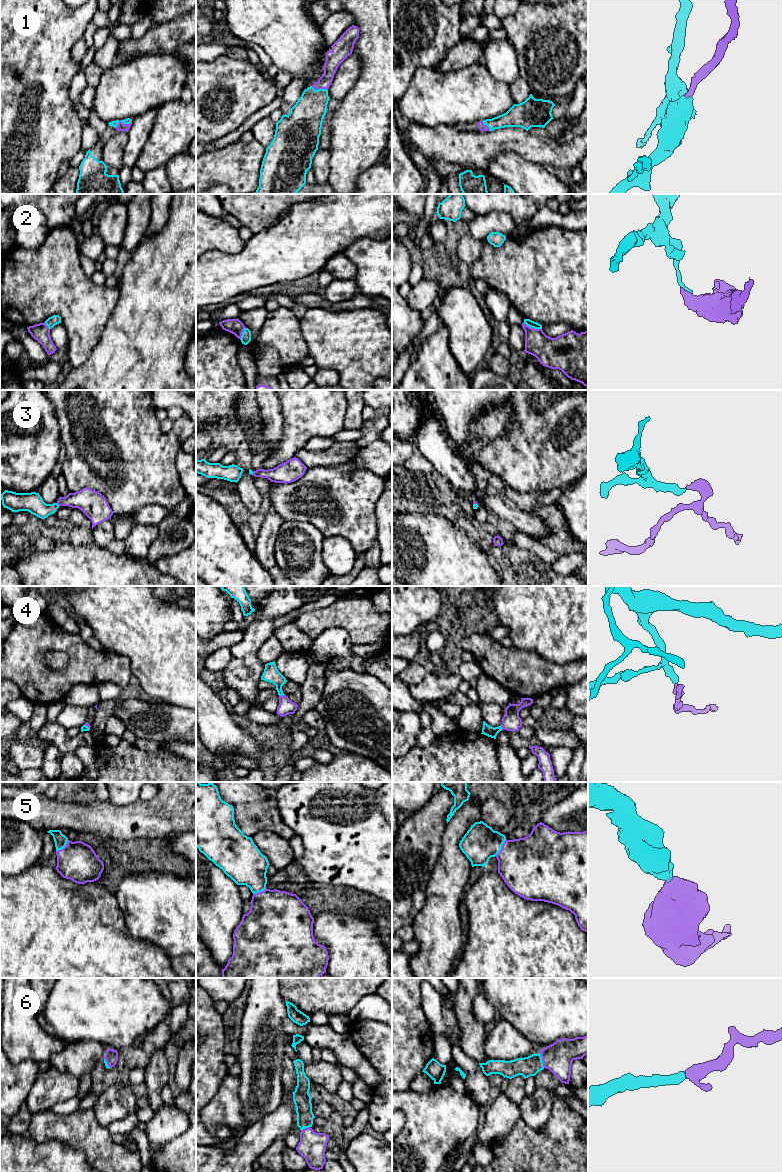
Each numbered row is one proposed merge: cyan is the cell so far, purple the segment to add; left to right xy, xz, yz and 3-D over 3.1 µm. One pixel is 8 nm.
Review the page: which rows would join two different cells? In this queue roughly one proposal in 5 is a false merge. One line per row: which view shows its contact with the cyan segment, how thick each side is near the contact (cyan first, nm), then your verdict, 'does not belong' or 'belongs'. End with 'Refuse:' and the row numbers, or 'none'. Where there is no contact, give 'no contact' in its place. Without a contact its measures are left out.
1: meets cyan in xz; 280 nm thick on the cyan side, 120 nm on the other; belongs
2: meets cyan in yz; 60 nm thick on the cyan side, 240 nm on the other; does not belong
3: meets cyan in xy; 160 nm thick on the cyan side, 190 nm on the other; belongs
4: meets cyan in xz; 130 nm thick on the cyan side, 120 nm on the other; belongs
5: meets cyan in yz; 280 nm thick on the cyan side, 440 nm on the other; belongs
6: meets cyan in yz; 160 nm thick on the cyan side, 240 nm on the other; belongs
Refuse: 2

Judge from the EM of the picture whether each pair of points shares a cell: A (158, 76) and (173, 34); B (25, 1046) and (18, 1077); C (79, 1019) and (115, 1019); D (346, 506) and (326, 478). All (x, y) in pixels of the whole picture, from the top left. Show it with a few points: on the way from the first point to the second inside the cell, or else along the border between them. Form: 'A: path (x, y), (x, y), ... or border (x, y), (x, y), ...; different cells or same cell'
A: border (172, 53), (143, 55); different cells
B: border (10, 1061), (19, 1063), (32, 1060), (37, 1064); different cells
C: path (88, 1019), (106, 1019); same cell
D: path (339, 499), (333, 493), (331, 485); same cell

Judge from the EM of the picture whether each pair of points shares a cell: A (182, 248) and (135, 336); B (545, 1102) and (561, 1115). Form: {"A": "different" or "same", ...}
{"A": "same", "B": "different"}

